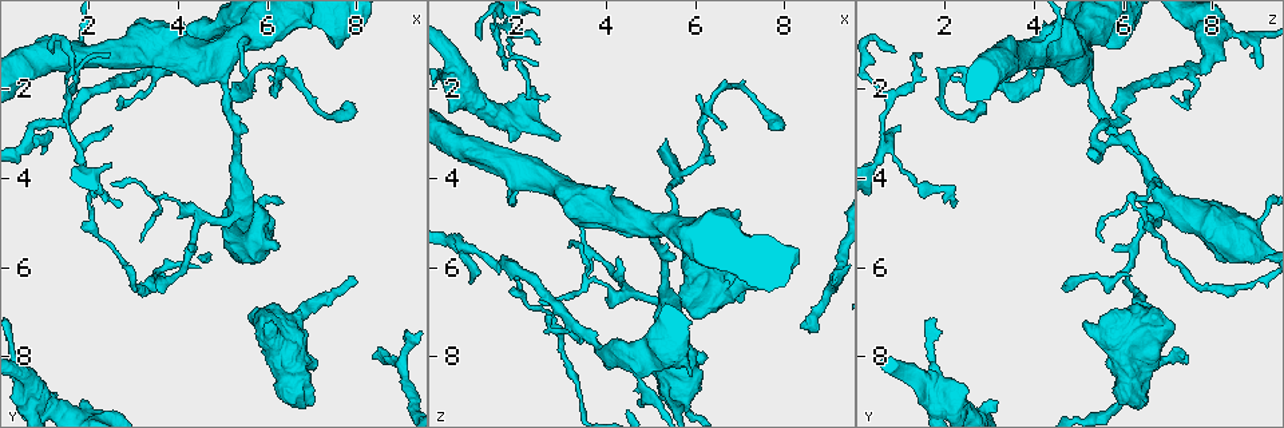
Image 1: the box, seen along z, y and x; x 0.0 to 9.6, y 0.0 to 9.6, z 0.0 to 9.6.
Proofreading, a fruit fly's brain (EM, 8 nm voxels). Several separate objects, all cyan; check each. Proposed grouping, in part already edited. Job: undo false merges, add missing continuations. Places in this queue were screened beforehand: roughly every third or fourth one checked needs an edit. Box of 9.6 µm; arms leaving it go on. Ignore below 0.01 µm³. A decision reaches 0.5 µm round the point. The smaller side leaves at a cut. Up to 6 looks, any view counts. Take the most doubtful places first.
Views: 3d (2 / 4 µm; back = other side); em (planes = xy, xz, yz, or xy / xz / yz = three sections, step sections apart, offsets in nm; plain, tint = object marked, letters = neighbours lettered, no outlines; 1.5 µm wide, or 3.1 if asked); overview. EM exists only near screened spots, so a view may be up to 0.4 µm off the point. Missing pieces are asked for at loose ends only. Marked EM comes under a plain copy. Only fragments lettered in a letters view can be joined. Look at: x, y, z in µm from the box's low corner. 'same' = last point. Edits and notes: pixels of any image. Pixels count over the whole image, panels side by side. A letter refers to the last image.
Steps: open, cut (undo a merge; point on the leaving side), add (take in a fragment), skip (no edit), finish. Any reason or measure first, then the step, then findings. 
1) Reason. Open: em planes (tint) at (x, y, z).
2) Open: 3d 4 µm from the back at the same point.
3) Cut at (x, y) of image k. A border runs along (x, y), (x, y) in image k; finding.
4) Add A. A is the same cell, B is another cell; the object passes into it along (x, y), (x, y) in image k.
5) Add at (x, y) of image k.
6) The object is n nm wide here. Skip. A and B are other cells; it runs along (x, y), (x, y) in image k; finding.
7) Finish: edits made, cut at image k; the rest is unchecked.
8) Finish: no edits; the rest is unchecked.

Free end. Open: em planes (letters) at (1.85, 9.10, 3.25).

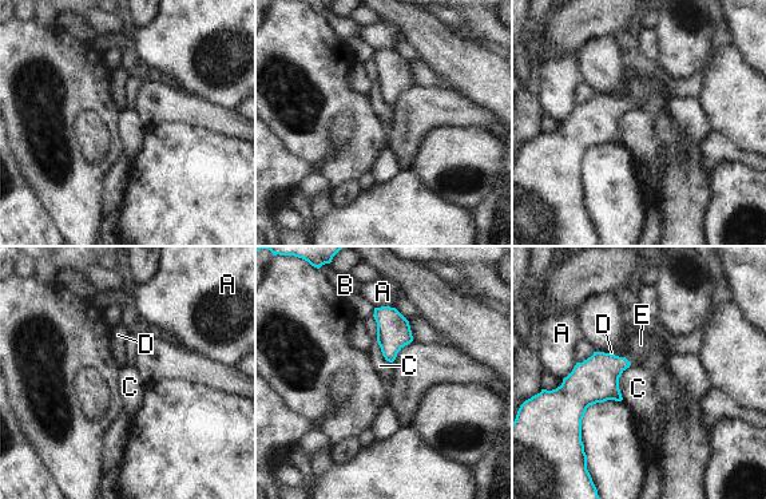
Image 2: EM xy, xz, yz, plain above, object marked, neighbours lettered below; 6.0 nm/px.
Add E. E is the same cell, A, B, C and D are other cells; the neuron continues.

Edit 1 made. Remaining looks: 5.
See it whole again. Open: overview.

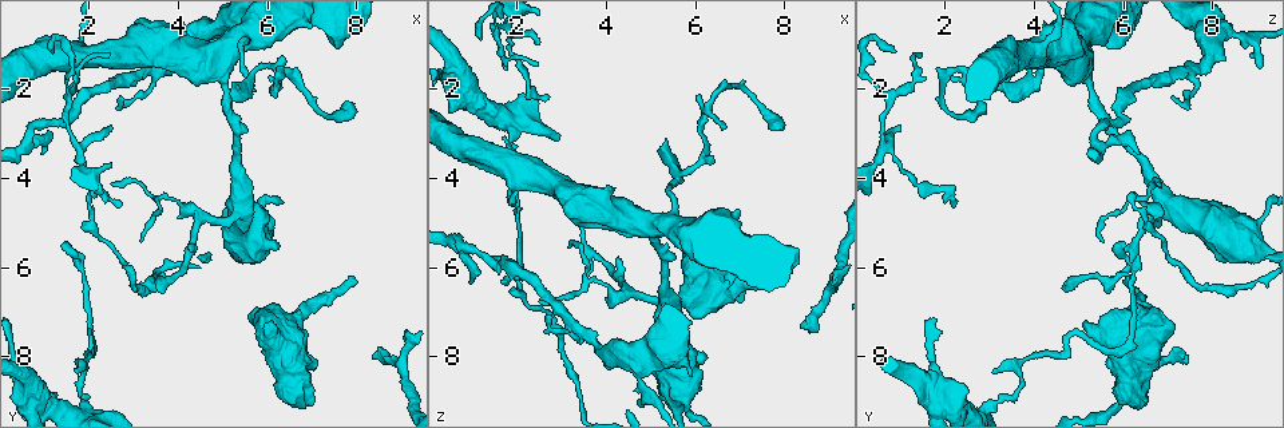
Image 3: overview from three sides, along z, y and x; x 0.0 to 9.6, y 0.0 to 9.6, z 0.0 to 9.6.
An open end. Open: em yz step 4 (tint) at (2.50, 2.80, 0.90).

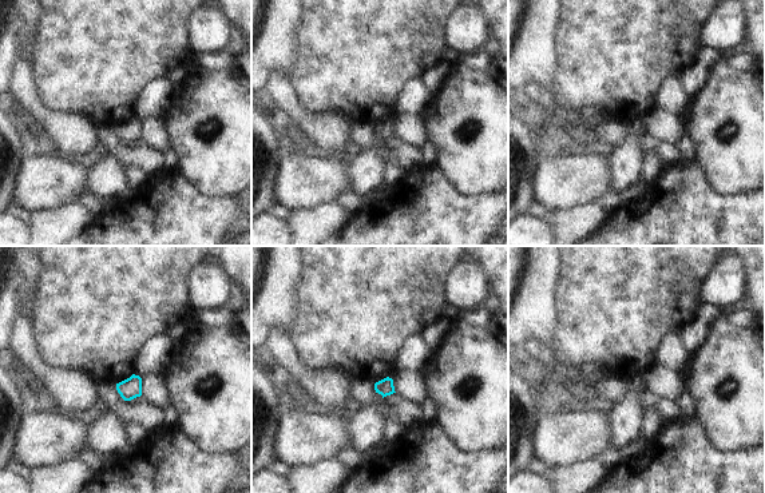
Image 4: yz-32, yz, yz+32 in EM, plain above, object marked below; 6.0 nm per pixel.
Another direction. Open: em planes (letters) at the same point.

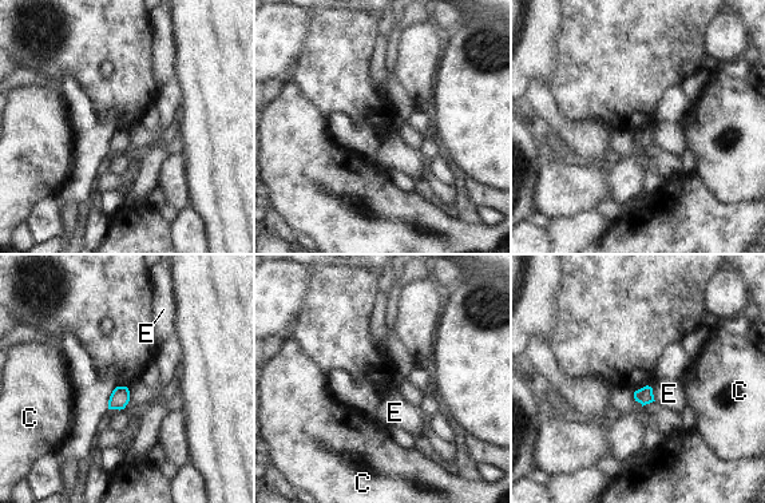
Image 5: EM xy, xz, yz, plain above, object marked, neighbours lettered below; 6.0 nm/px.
The object is 100 nm wide here; the longest contact is with E, 120 nm. Skip. C and E are other cells; none of them fits.

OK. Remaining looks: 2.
Open: em xy step 8 (tint) at (2.75, 2.20, 7.10).

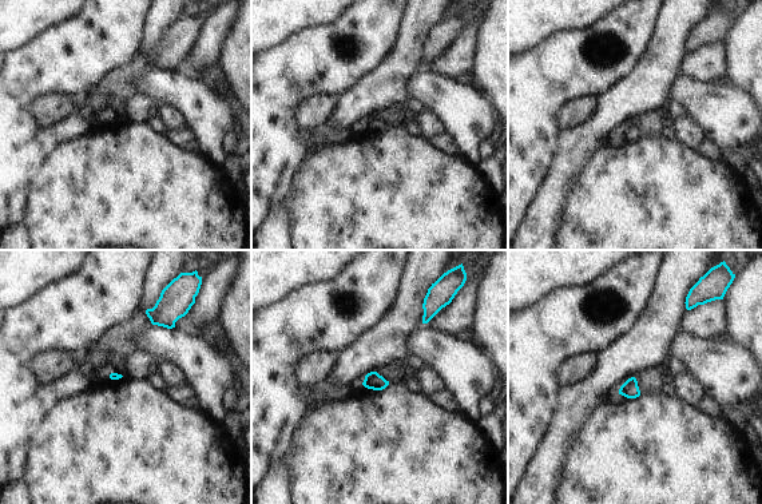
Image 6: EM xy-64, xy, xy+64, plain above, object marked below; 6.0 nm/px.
Another direction. Open: em planes (letters) at the same point.

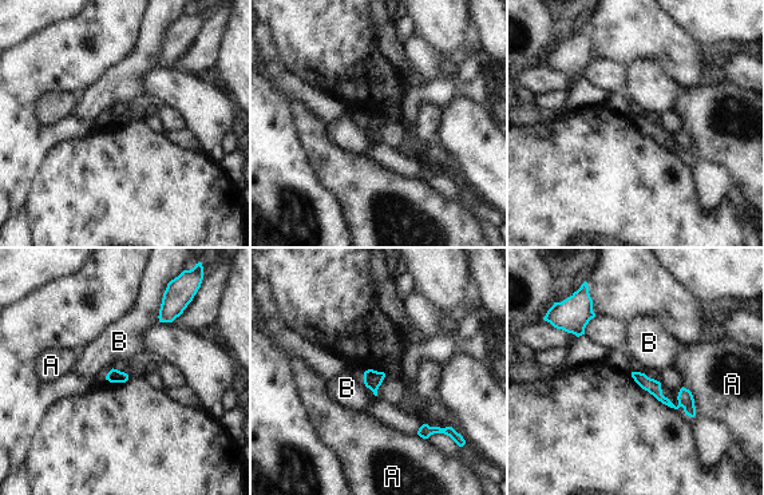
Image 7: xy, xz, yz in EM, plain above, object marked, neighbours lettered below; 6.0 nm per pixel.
Skip. A and B are other cells; a border runs along (163, 293), (158, 321) in image 7; no lettered fragment goes on from it.

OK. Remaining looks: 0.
Finish: edits made, add at image 2; the rest is unchecked.

